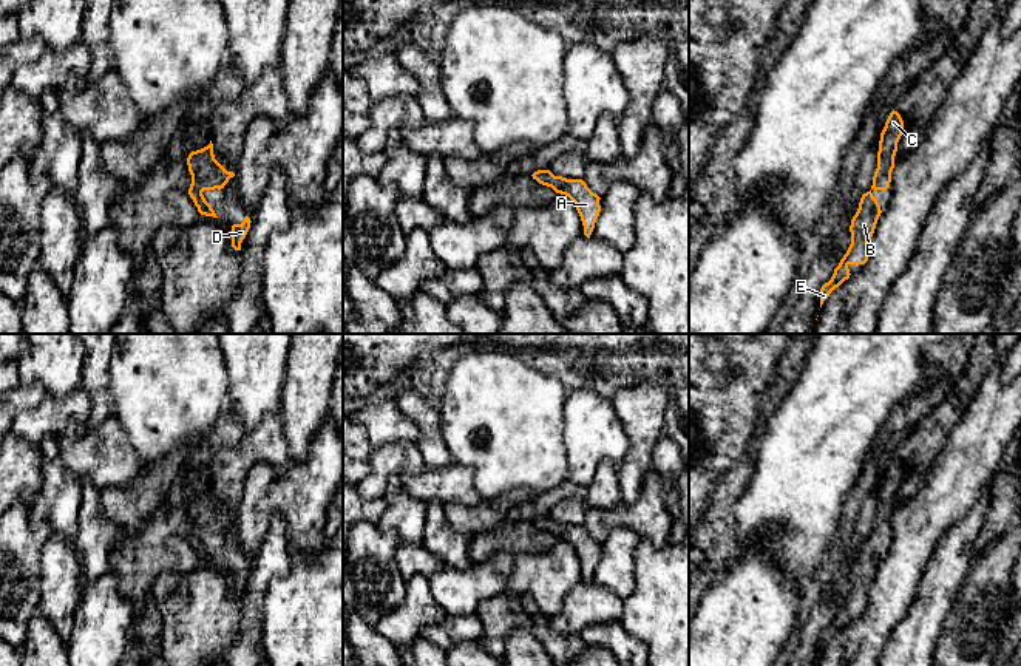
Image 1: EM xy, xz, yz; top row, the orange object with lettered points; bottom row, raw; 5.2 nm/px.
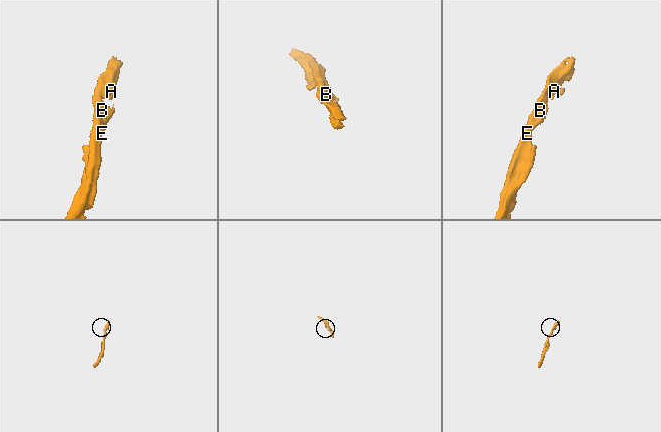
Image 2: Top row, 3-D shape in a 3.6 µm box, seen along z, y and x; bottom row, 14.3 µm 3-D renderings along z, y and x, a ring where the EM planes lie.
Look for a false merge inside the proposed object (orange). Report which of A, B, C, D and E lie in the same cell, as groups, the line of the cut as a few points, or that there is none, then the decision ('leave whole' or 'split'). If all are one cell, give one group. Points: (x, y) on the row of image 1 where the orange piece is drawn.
A B C D E | no cut | leave whole

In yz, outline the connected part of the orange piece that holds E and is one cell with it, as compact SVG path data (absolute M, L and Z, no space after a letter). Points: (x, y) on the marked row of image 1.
M871 190L863 193L850 226L851 244L834 269L831 280L820 289L820 308L834 289L850 278L850 264L865 264L868 261L868 243L874 233L880 213L880 206Z

